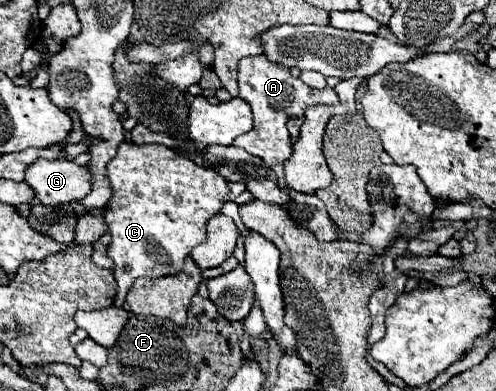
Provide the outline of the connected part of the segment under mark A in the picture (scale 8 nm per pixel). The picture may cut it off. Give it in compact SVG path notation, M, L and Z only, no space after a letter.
M257 55L257 57L245 57L239 61L239 97L251 105L253 117L255 117L255 129L249 131L247 135L237 137L233 145L245 149L251 155L261 157L265 165L277 173L279 185L287 189L283 179L283 161L291 157L291 137L285 123L291 117L303 117L305 109L311 105L337 103L339 101L337 93L331 87L311 89L299 77L293 77L287 67L279 67L277 63L267 61L265 55Z

